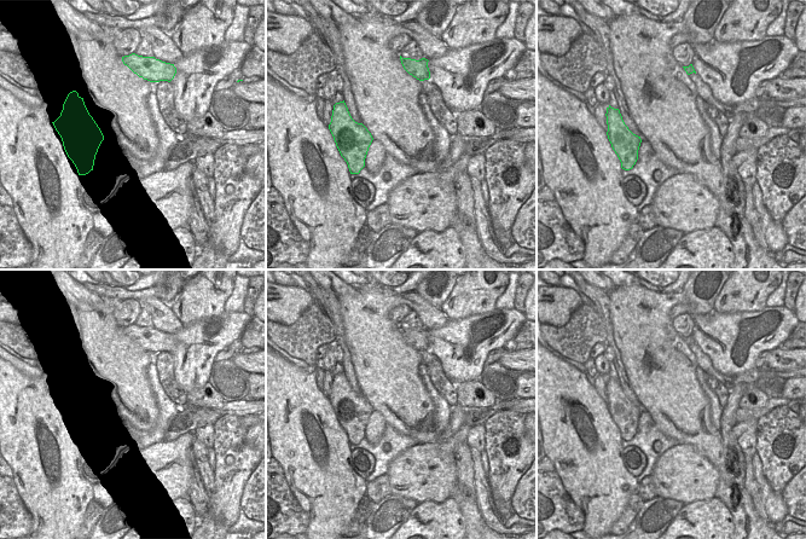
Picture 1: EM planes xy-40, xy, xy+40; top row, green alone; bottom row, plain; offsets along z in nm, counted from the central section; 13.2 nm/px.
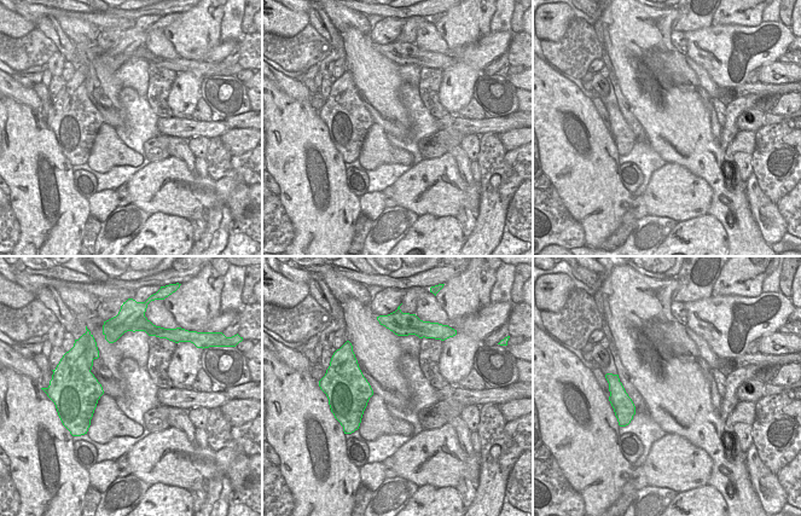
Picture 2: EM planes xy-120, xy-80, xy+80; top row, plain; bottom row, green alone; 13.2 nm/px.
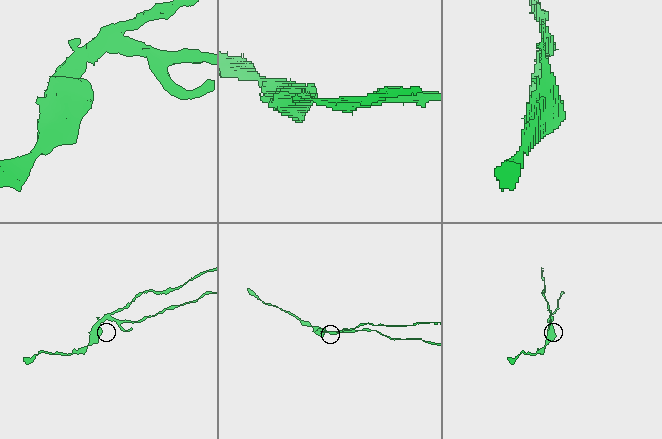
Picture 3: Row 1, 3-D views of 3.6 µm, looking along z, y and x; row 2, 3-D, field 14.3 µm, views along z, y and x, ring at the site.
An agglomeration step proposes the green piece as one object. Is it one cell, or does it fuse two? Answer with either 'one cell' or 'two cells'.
two cells

